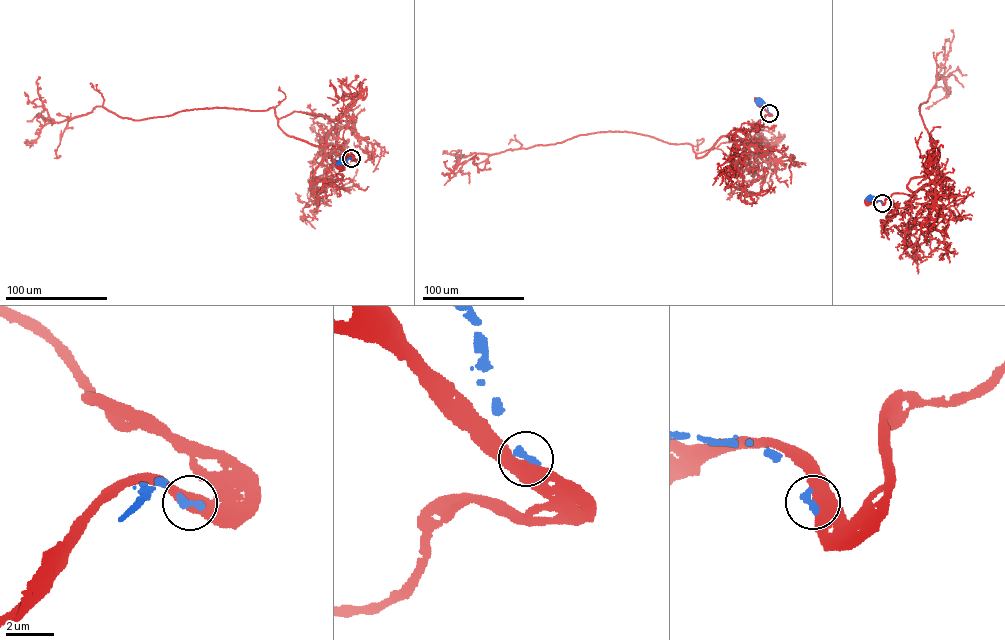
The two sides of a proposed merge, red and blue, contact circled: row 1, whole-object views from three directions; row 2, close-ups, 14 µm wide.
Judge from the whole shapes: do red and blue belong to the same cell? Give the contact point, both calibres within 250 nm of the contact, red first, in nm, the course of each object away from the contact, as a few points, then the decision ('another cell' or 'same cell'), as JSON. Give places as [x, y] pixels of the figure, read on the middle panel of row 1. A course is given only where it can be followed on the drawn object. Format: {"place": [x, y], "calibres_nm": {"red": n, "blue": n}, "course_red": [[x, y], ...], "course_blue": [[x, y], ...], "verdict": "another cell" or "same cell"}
{"place": [769, 113], "calibres_nm": {"red": 460, "blue": 320}, "course_red": [[769, 113], [757, 100]], "course_blue": [[769, 113], [766, 104], [759, 100]], "verdict": "another cell"}

